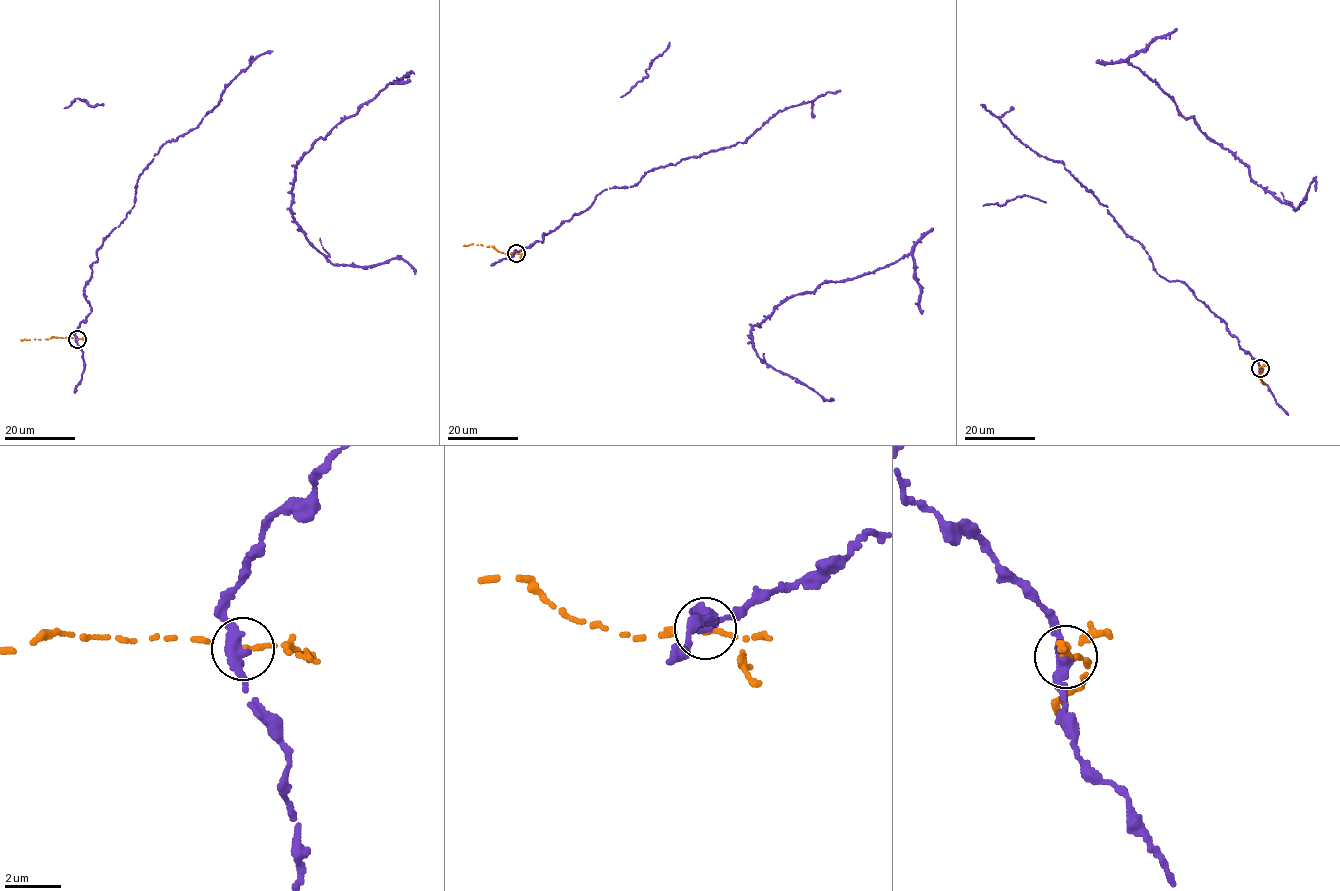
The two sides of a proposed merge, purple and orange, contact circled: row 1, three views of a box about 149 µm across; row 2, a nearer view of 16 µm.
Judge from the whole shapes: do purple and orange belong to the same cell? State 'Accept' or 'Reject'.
Reject

